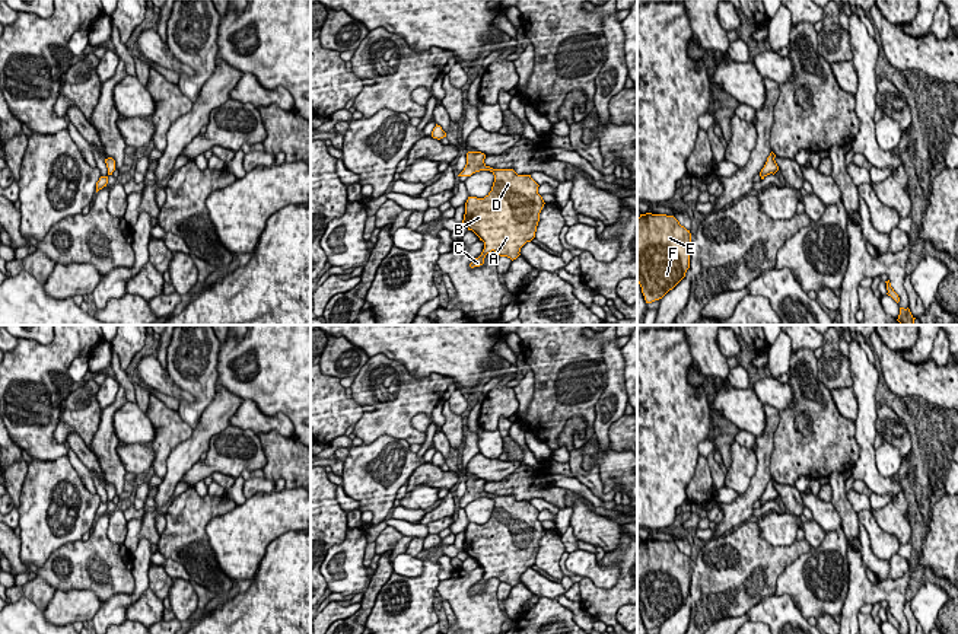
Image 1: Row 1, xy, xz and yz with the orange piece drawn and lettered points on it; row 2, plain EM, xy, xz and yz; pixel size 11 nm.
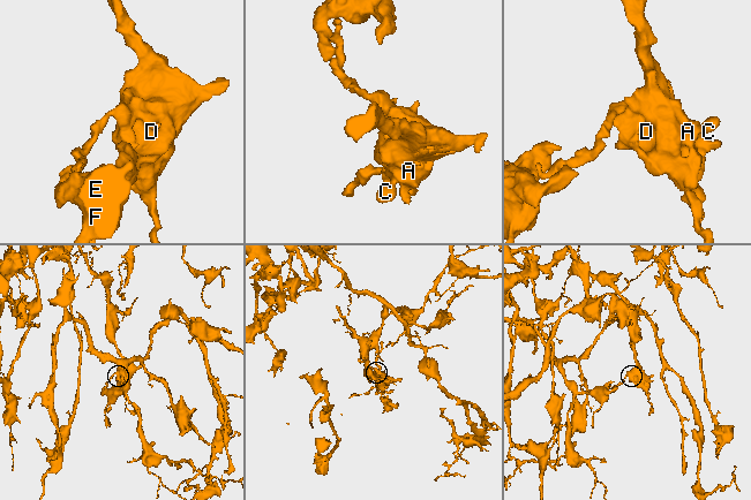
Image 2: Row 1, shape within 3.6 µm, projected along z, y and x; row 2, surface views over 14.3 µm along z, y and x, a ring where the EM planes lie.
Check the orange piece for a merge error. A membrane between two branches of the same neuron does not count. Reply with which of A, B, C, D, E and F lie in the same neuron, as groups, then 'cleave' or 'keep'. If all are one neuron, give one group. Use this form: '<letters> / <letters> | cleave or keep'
A B C D / E F | cleave

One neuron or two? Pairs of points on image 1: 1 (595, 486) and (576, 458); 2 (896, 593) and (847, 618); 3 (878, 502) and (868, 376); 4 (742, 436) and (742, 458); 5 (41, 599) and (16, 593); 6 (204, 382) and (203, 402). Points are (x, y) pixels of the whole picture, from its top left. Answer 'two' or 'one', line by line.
1: one
2: one
3: two
4: two
5: one
6: one

